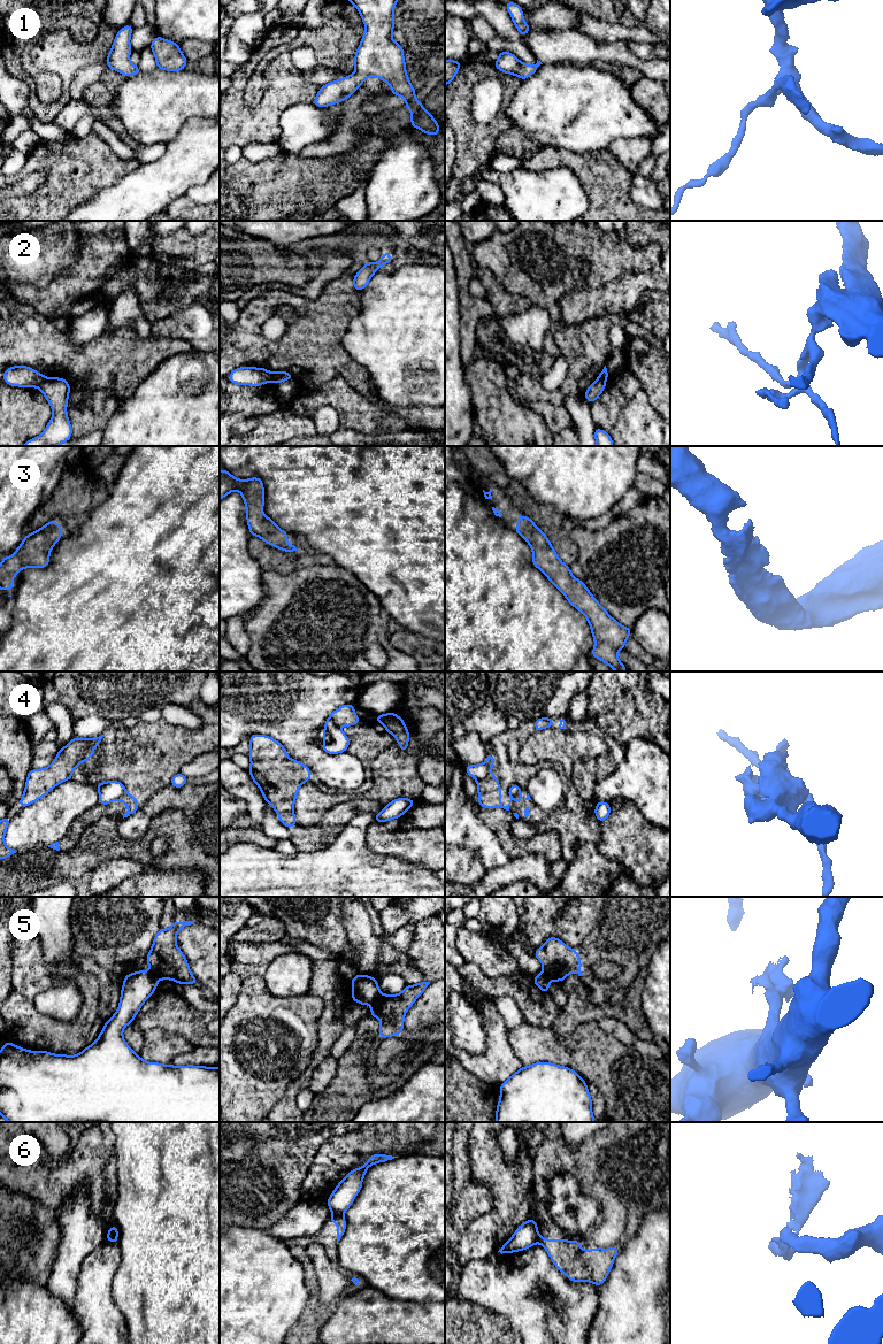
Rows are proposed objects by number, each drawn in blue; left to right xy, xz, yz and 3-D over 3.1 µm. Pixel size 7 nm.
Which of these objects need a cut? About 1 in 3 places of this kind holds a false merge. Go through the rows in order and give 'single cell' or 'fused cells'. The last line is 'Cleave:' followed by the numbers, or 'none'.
1: single cell
2: fused cells
3: single cell
4: fused cells
5: fused cells
6: fused cells
Cleave: 2, 4, 5, 6

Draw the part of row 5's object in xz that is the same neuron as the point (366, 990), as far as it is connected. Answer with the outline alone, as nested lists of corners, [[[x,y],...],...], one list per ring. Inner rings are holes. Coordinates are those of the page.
[[[358,974],[351,980],[353,988],[351,999],[360,1005],[373,1005],[382,994],[374,976]]]

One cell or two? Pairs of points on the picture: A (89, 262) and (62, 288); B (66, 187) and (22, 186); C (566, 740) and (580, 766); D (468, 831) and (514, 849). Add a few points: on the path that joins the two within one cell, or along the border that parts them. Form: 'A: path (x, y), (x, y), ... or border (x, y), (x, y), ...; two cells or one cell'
A: path (82, 269), (69, 282); one cell
B: border (41, 182), (32, 191), (13, 197); two cells
C: border (603, 753), (591, 765), (577, 759), (569, 777); two cells
D: border (484, 822), (496, 834), (511, 858); two cells

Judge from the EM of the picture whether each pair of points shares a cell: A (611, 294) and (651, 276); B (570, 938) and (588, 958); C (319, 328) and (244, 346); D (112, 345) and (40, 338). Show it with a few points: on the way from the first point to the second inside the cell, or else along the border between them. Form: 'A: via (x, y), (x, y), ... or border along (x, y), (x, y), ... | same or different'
A: via (621, 294), (631, 285), (640, 282) | same
B: border along (594, 924), (577, 951) | different
C: via (300, 346), (298, 348), (262, 348) | same
D: via (94, 354), (58, 354) | same

